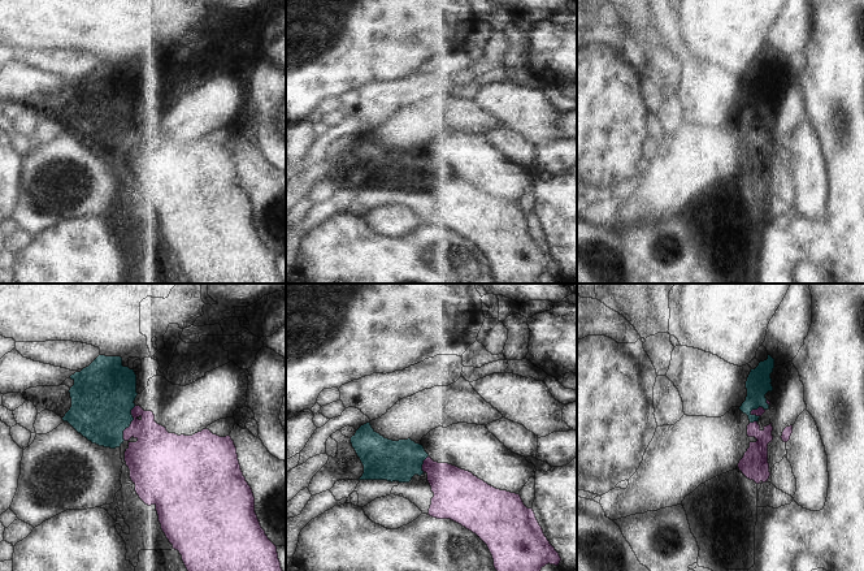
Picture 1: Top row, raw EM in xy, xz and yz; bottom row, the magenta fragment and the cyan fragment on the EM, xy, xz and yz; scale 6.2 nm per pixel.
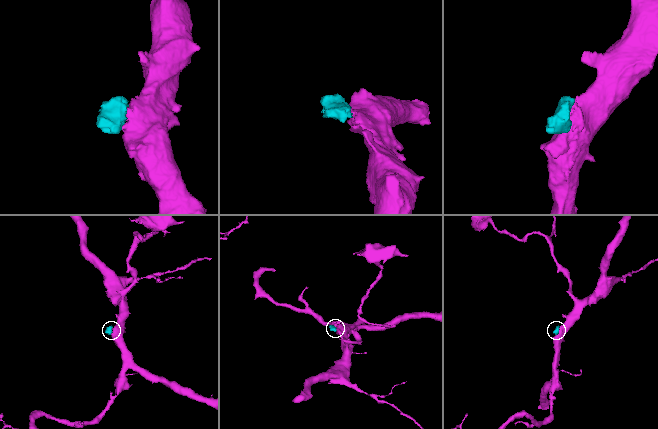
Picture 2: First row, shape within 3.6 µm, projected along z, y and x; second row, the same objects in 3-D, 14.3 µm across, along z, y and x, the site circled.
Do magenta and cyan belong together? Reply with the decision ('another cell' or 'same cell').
another cell

